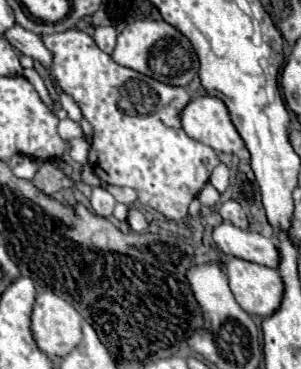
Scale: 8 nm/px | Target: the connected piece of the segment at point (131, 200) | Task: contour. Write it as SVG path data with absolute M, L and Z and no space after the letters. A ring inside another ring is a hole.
M106 187L114 199L118 203L124 203L124 205L134 205L136 203L136 191L130 189L130 187Z

